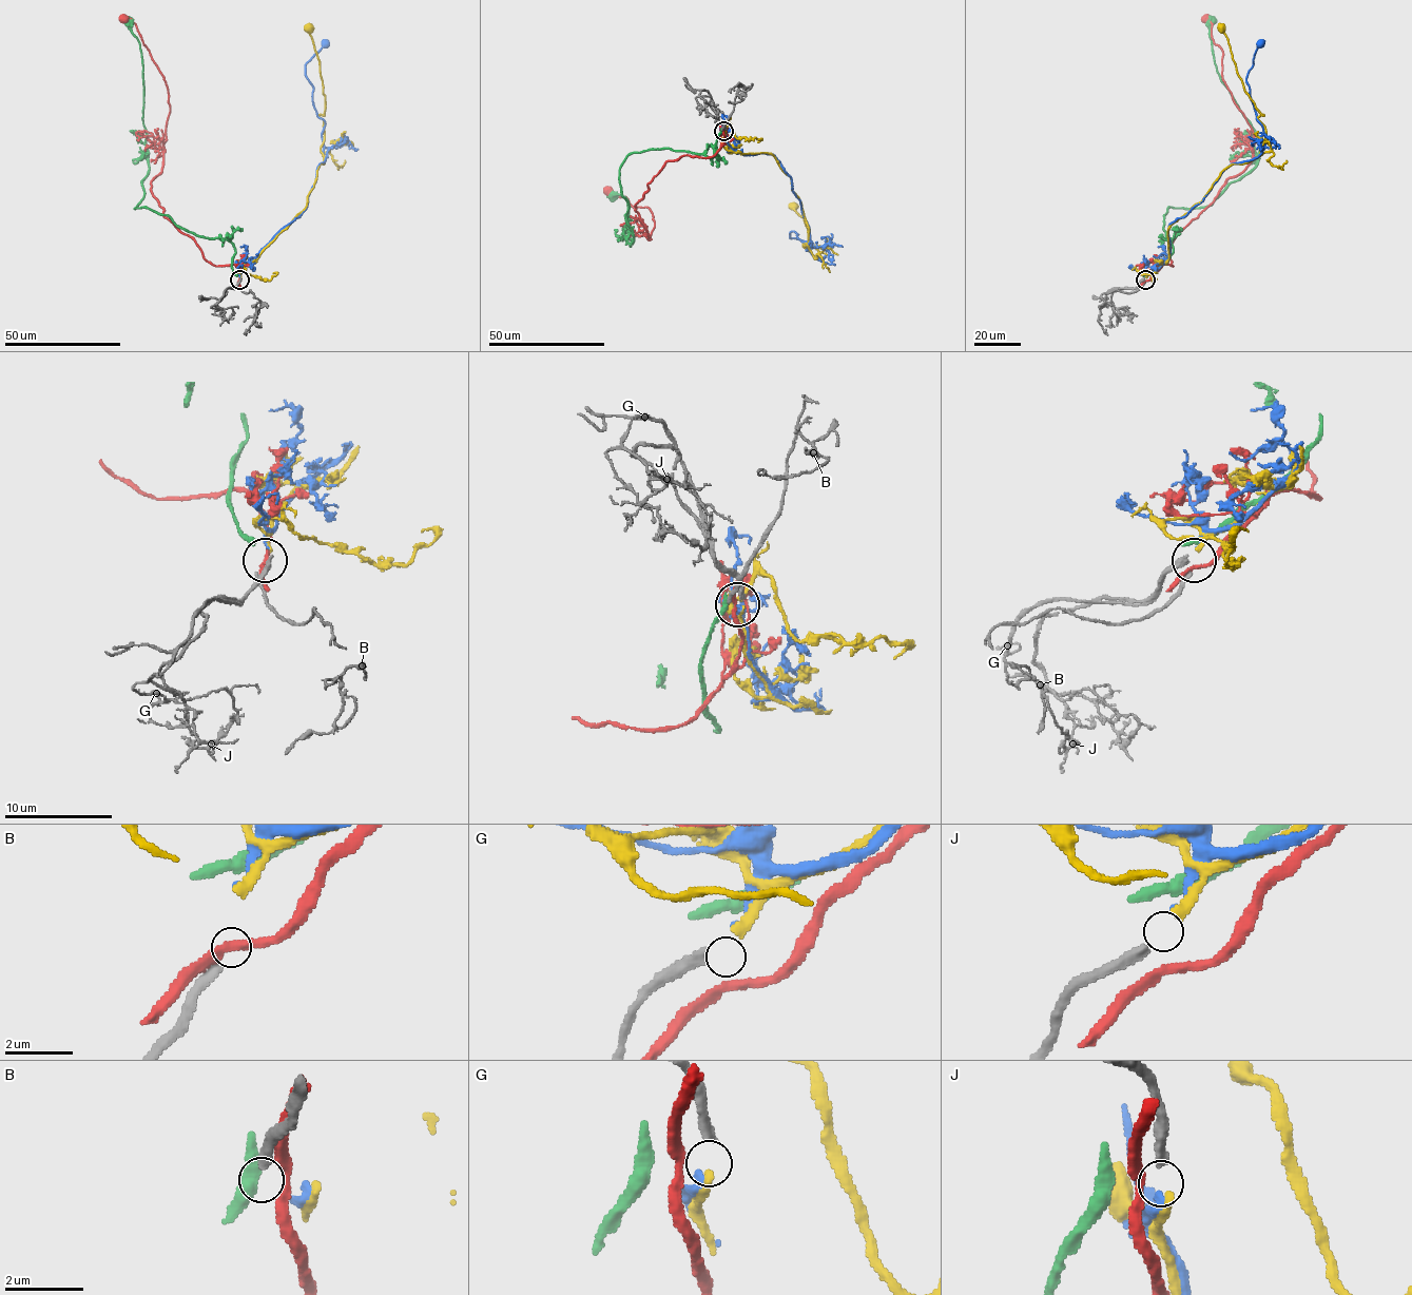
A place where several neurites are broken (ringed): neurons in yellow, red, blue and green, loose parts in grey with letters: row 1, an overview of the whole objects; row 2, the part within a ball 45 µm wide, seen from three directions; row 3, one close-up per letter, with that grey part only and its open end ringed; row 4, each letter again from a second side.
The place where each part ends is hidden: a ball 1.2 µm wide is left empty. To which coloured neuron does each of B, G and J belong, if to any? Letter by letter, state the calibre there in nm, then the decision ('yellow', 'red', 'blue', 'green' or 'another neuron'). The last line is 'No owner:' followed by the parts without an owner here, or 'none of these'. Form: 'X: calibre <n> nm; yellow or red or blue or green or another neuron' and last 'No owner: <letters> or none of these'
B: calibre 260 nm; another neuron
G: calibre 240 nm; yellow
J: calibre 280 nm; blue
No owner: B

